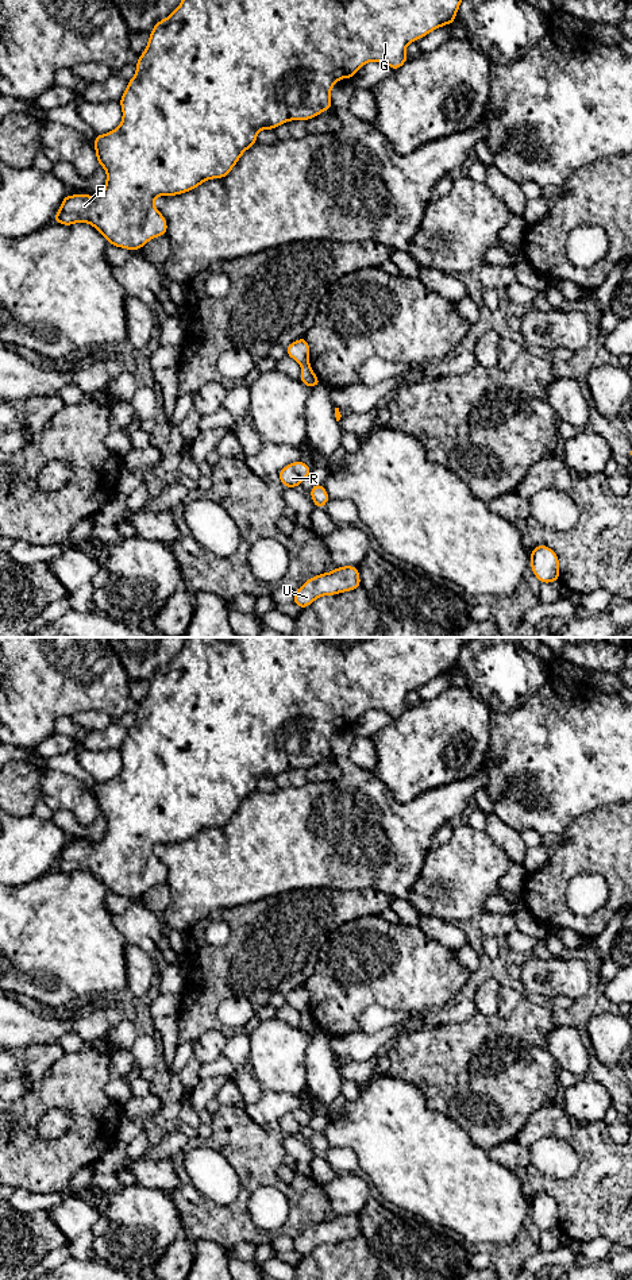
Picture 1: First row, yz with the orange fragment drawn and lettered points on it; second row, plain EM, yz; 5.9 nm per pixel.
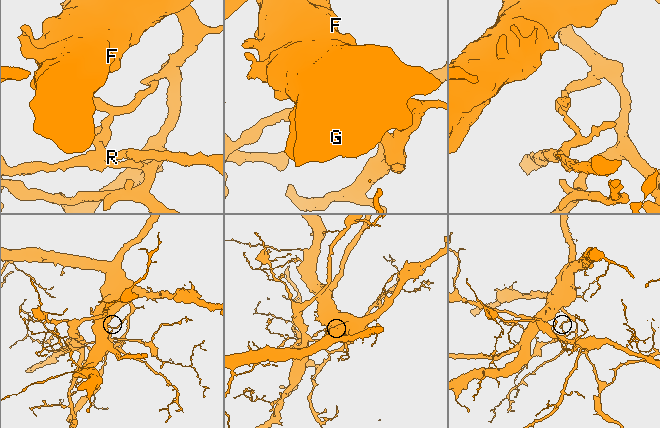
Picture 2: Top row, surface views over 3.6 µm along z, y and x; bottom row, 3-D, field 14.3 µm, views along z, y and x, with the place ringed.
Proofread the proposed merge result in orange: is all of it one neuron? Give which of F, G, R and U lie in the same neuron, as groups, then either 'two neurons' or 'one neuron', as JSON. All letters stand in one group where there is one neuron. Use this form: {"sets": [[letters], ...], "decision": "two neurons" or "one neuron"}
{"sets": [["F", "G", "U"], ["R"]], "decision": "two neurons"}

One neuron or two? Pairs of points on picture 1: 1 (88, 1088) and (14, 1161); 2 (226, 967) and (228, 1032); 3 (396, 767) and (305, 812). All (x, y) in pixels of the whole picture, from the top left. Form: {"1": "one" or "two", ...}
{"1": "one", "2": "one", "3": "two"}

